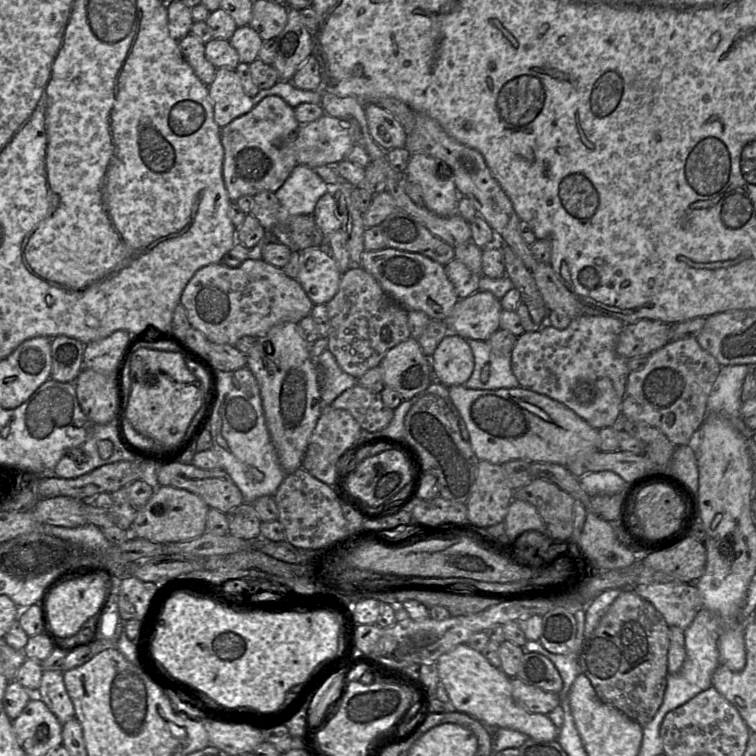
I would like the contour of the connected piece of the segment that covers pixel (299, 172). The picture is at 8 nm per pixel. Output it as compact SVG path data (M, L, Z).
M298 164L275 194L289 215L313 215L318 200L330 190L311 167Z

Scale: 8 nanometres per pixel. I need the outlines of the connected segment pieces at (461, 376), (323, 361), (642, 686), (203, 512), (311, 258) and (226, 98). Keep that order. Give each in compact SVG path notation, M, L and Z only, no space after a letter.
M449 332L430 357L434 380L446 385L463 385L474 370L474 355L466 339Z
M328 349L315 359L323 409L324 406L331 405L346 389L354 386L358 379L344 372Z
M623 589L595 630L584 636L579 664L601 701L643 727L654 718L663 702L669 644L669 626L662 614L633 589Z
M156 486L149 501L137 509L129 529L132 536L157 543L172 543L192 540L206 532L209 506L197 495L172 486Z
M327 241L324 247L312 247L299 252L296 280L314 305L328 303L338 292L342 273L327 250Z
M218 68L213 81L208 85L208 95L213 103L214 120L221 128L254 107L236 69Z

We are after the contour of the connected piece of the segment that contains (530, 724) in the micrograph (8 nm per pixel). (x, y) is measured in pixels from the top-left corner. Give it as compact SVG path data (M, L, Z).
M460 644L441 655L437 661L440 682L443 684L456 711L473 716L492 728L506 728L526 734L529 738L552 741L559 729L545 714L530 713L518 706L511 693L510 678L500 668L493 667L478 651Z

